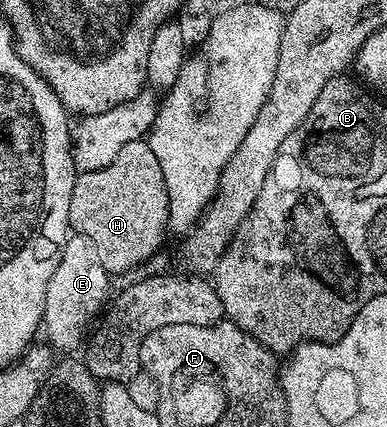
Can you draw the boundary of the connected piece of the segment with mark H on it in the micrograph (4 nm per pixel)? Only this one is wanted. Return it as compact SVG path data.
M146 140L134 141L133 143L125 143L125 147L121 147L121 151L117 151L117 155L113 155L113 163L109 163L109 167L101 167L97 171L89 171L88 173L79 173L73 183L73 195L69 195L69 226L75 233L88 236L93 239L94 245L98 248L98 256L107 272L111 275L116 273L127 273L130 269L135 269L138 265L143 265L159 248L163 245L163 240L169 237L169 195L165 191L165 175L161 175L161 163L157 163L157 155L153 155L153 151L147 146Z

